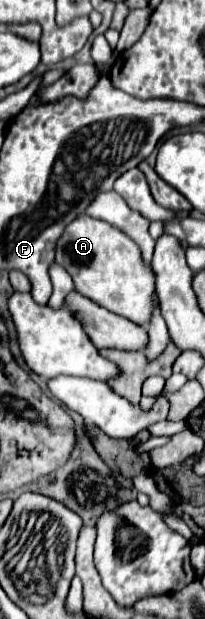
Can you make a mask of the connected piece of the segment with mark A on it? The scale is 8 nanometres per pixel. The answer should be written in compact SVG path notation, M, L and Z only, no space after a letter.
M80 214L58 240L56 262L70 272L82 296L140 326L150 324L152 310L156 308L156 278L152 264L144 262L138 244L116 226Z

